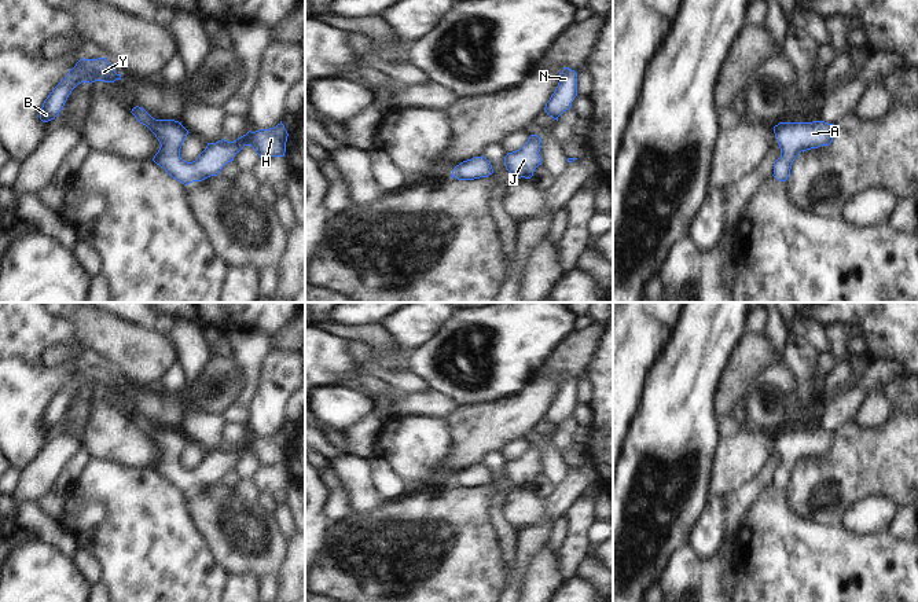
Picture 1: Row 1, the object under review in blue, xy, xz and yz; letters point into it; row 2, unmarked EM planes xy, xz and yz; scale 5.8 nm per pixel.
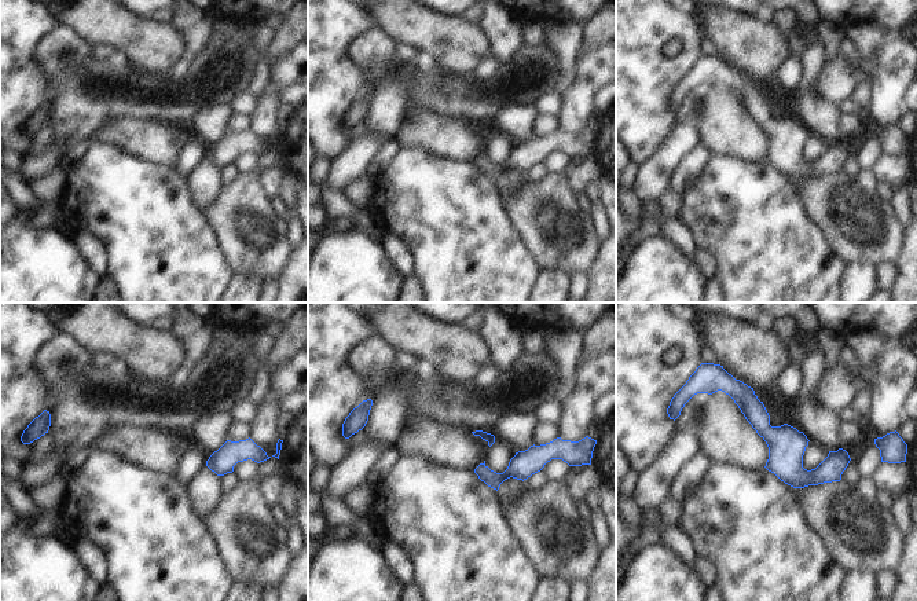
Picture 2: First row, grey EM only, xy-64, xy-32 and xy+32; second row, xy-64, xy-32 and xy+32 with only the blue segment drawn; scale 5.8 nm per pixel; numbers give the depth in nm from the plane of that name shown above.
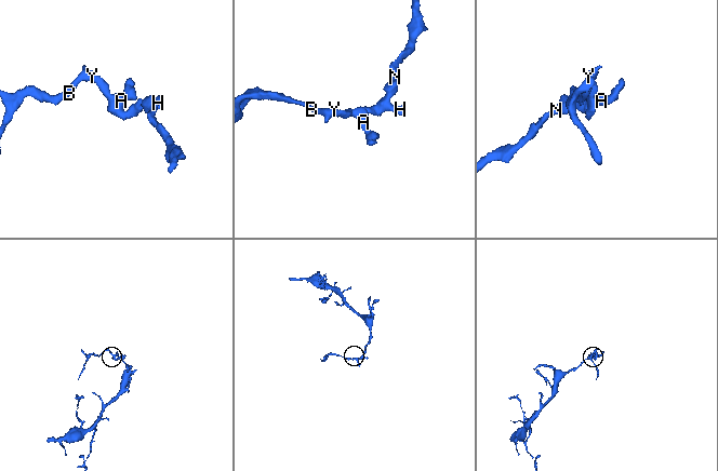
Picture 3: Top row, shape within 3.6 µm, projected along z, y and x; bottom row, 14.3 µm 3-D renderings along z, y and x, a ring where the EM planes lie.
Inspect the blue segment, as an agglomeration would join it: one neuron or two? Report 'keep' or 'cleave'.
keep

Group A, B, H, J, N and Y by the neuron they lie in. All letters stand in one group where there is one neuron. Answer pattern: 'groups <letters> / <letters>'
groups A B H J N Y

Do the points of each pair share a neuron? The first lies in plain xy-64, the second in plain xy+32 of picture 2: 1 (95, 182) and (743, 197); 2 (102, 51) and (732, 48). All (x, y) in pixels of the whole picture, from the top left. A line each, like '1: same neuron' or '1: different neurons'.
1: same neuron
2: different neurons

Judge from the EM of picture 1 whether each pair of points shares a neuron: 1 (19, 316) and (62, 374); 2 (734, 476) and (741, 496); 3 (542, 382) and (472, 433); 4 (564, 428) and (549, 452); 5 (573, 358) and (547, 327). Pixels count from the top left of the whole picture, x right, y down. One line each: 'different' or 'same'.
1: same
2: different
3: same
4: different
5: different

